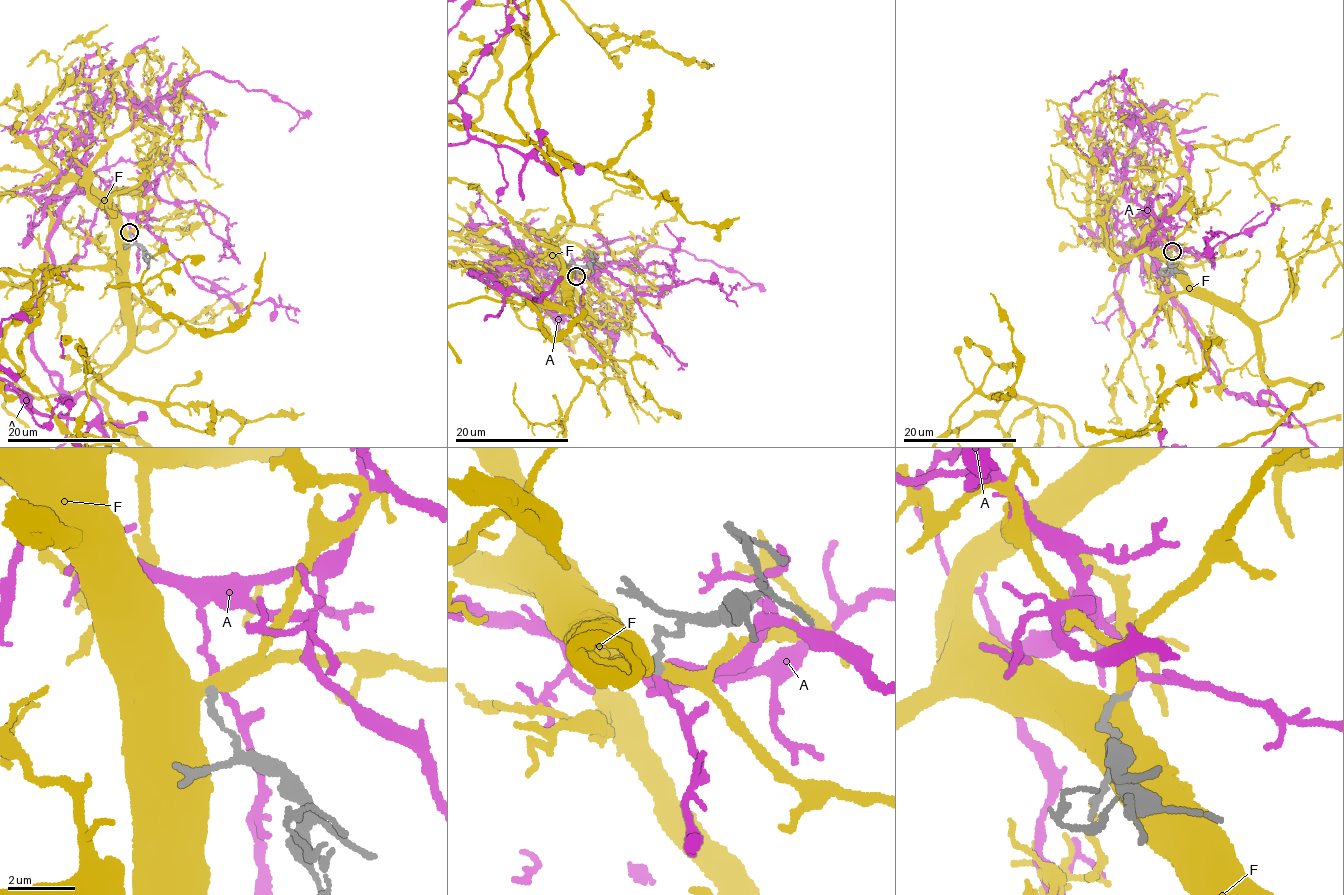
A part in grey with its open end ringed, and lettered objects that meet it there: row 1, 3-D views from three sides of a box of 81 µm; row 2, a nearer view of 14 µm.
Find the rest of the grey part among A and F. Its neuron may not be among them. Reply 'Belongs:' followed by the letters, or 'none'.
Belongs: A

